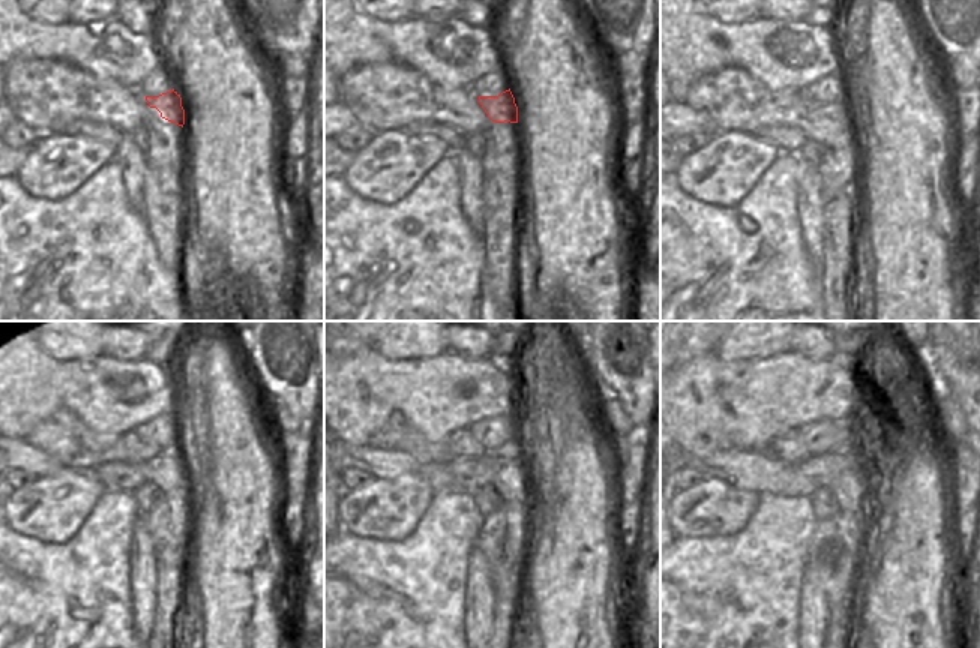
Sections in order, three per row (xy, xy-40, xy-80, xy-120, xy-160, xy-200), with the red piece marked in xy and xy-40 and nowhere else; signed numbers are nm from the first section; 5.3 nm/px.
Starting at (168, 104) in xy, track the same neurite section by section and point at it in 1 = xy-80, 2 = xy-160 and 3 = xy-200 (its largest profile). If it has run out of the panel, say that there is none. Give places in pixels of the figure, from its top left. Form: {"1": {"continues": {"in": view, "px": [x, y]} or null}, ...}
{"1": {"continues": {"in": "xy-80", "px": [839, 111]}}, "2": {"continues": {"in": "xy-160", "px": [459, 444]}}, "3": {"continues": {"in": "xy-200", "px": [787, 447]}}}

